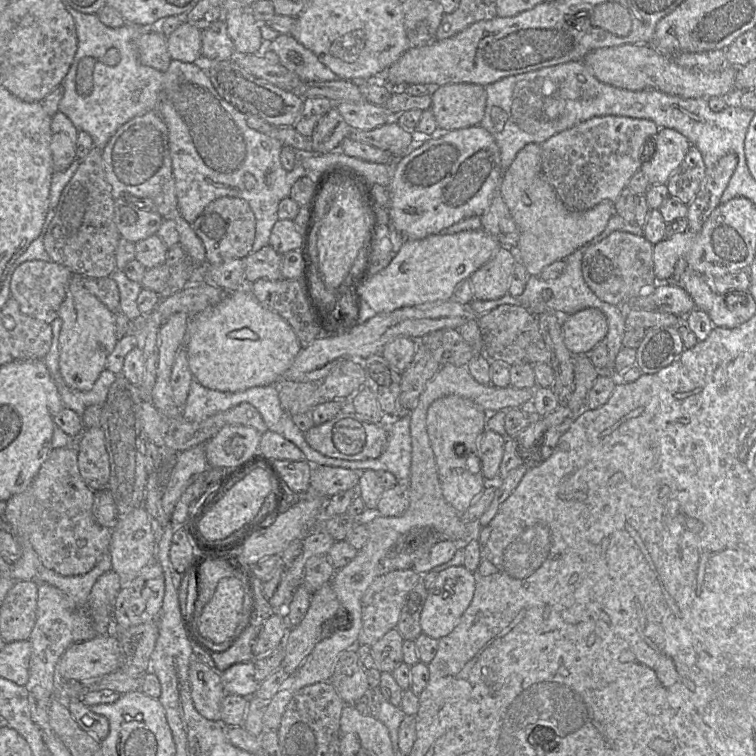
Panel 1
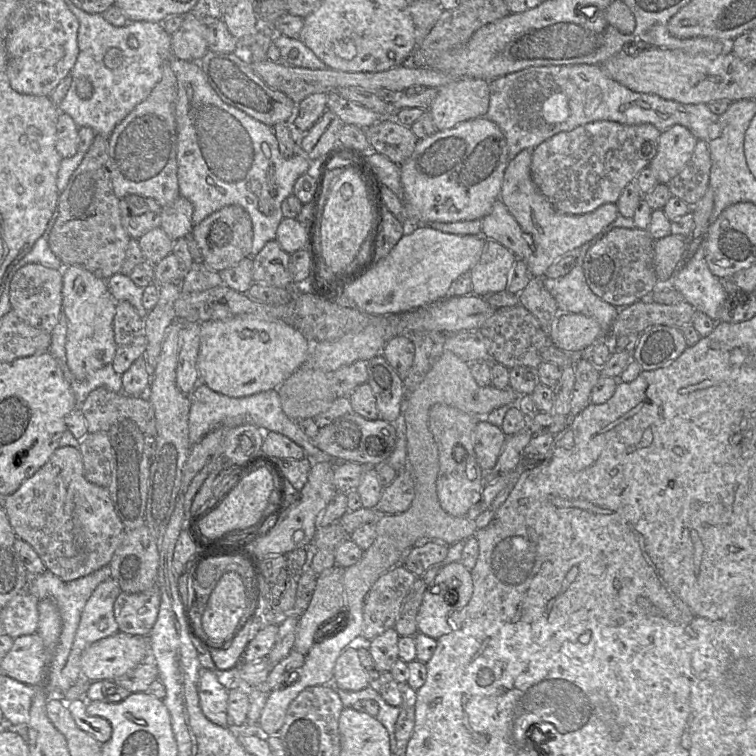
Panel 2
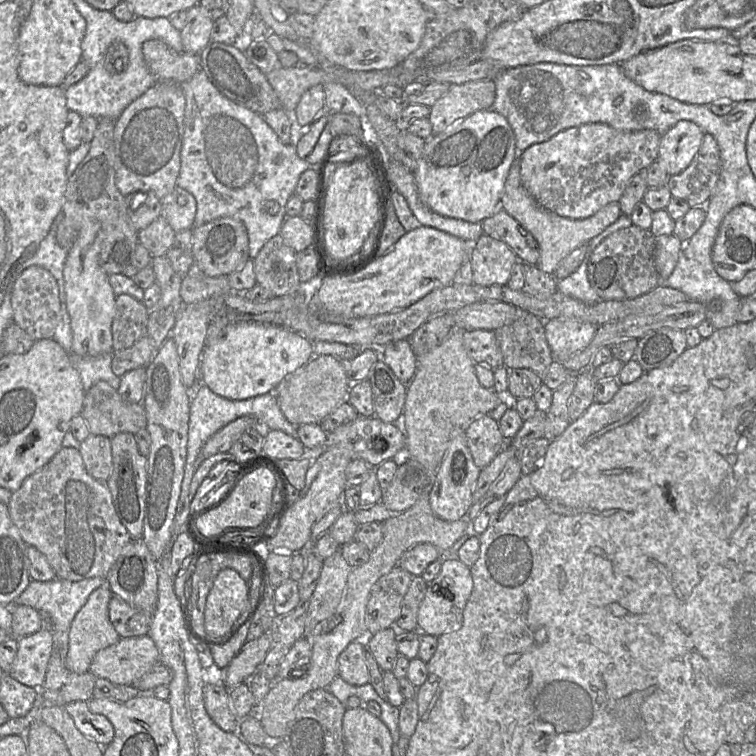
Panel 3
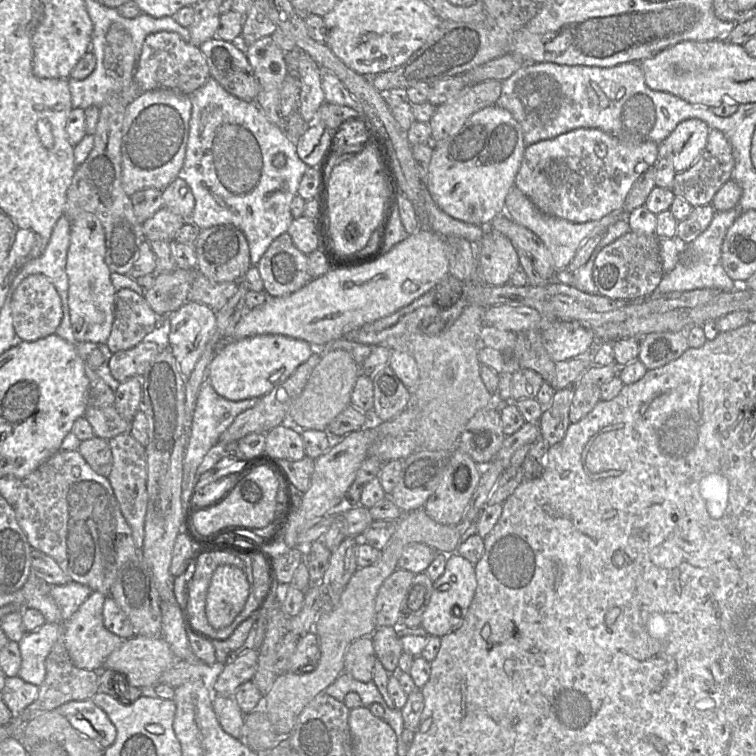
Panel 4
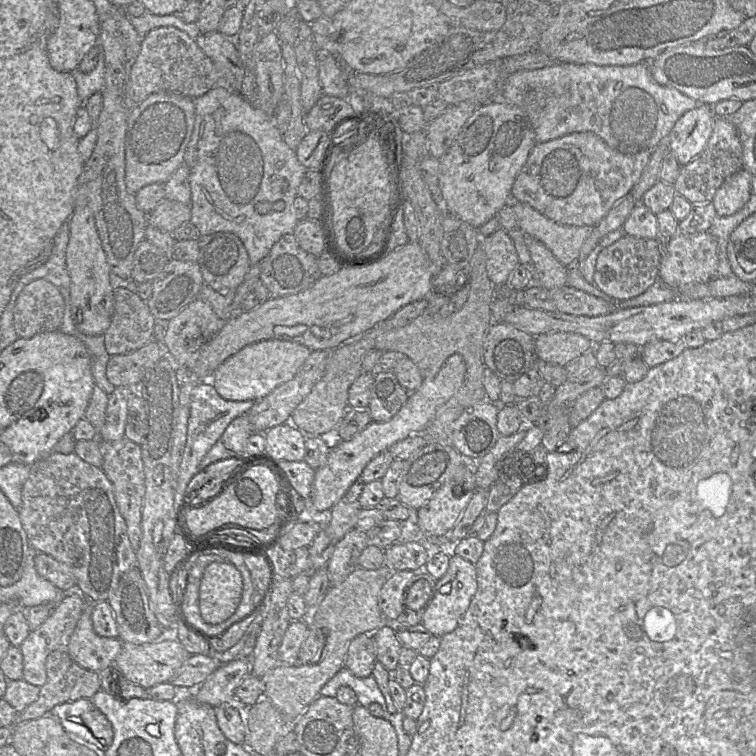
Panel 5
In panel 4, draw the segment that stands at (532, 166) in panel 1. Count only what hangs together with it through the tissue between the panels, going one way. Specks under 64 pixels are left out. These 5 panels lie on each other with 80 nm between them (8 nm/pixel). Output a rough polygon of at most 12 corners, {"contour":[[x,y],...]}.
{"contour":[[513,185],[505,213],[546,246],[557,272],[621,218],[574,223],[540,211]]}

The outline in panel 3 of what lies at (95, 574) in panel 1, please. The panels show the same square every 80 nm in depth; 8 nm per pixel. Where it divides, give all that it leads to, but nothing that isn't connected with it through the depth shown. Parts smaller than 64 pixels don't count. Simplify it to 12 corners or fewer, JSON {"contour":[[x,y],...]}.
{"contour":[[31,580],[12,606],[47,616],[66,657],[70,626],[106,580]]}

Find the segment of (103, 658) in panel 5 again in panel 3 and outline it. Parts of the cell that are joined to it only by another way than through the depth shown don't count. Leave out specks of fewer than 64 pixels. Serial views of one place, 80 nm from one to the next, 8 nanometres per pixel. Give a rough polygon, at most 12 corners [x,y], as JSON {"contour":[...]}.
{"contour":[[95,589],[75,615],[65,666],[89,671],[120,640],[109,619],[112,592]]}

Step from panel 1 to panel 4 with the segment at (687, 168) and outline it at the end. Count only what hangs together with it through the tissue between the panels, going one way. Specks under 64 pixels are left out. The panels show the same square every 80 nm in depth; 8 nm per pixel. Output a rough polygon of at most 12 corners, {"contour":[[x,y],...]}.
{"contour":[[710,129],[704,151],[675,174],[672,191],[710,204],[731,179],[730,142]]}

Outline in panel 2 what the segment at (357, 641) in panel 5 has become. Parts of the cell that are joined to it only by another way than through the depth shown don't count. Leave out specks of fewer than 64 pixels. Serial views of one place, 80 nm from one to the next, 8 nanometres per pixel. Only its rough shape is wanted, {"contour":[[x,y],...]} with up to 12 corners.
{"contour":[[358,645],[340,654],[332,684],[359,691],[369,686]]}

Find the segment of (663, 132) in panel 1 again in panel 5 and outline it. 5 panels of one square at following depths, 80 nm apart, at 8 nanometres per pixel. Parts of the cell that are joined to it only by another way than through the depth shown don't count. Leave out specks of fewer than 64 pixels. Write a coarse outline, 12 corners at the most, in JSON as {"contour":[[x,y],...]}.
{"contour":[[714,105],[684,113],[666,138],[680,166],[705,148]]}

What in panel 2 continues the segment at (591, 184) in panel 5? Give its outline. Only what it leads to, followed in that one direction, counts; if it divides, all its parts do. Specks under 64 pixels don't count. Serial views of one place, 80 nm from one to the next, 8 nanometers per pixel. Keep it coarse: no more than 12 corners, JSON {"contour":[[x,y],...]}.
{"contour":[[595,121],[532,150],[557,211],[618,201],[656,156],[650,123]]}

